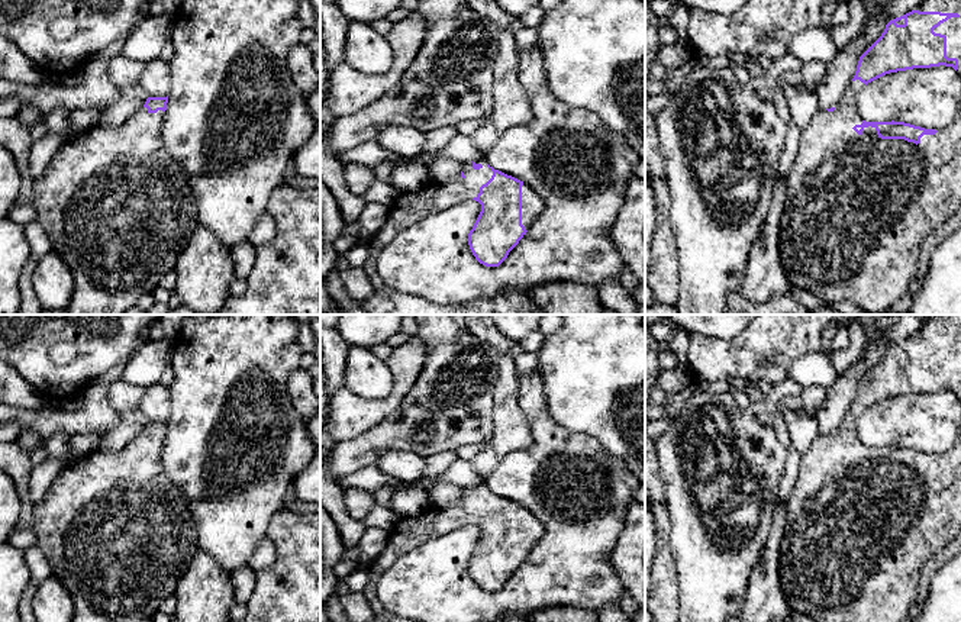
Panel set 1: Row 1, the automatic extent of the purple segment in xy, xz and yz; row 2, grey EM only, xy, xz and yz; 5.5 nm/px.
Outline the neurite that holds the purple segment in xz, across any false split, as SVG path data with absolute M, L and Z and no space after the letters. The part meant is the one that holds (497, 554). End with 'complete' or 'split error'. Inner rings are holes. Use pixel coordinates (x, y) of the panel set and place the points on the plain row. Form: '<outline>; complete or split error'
M483 481L462 489L458 505L430 506L420 515L400 518L386 548L365 567L368 584L364 594L373 608L368 622L419 622L388 612L378 602L375 586L400 557L467 525L481 529L481 536L468 558L468 570L475 584L486 592L499 592L545 532L533 513L494 494Z; split error

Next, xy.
M168 420L148 422L145 429L123 449L115 452L103 452L97 449L84 458L64 465L49 486L45 497L39 502L35 502L33 532L36 535L36 545L45 554L51 565L52 576L55 576L67 587L74 600L72 622L141 622L145 618L152 618L158 612L161 603L174 594L177 584L180 583L183 574L197 552L197 528L190 513L187 499L168 478L162 465L162 451L167 428Z; split error

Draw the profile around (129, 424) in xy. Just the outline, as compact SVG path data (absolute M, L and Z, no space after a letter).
M139 407L120 413L117 426L100 436L99 449L103 452L115 452L123 449L133 438L143 432L148 419Z

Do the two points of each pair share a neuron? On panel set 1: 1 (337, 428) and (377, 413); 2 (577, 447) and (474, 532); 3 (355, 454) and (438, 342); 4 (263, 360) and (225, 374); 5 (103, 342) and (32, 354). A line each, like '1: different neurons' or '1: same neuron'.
1: same neuron
2: same neuron
3: same neuron
4: same neuron
5: same neuron

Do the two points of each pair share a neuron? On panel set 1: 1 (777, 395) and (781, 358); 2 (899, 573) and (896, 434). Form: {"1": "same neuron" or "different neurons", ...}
{"1": "different neurons", "2": "different neurons"}

